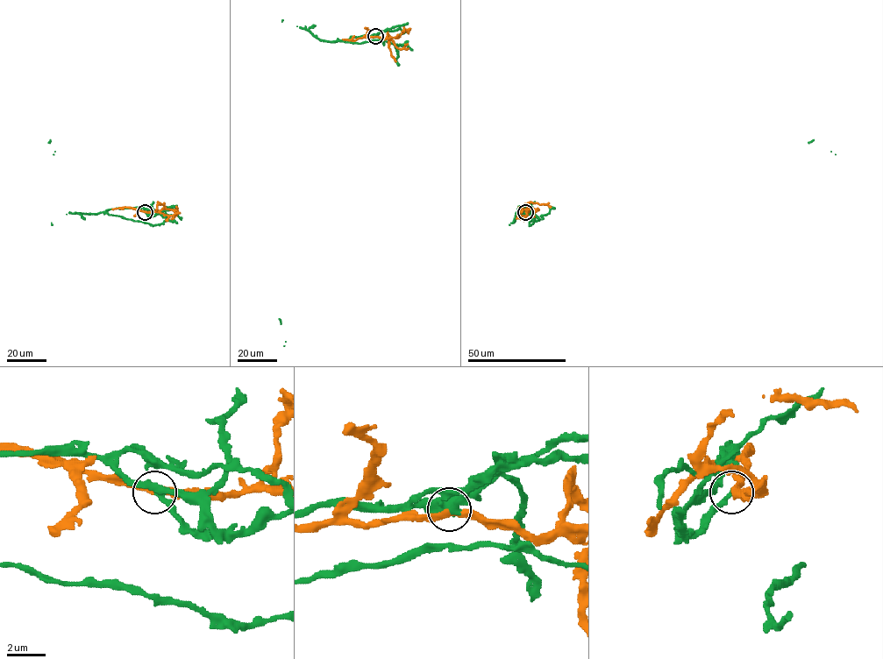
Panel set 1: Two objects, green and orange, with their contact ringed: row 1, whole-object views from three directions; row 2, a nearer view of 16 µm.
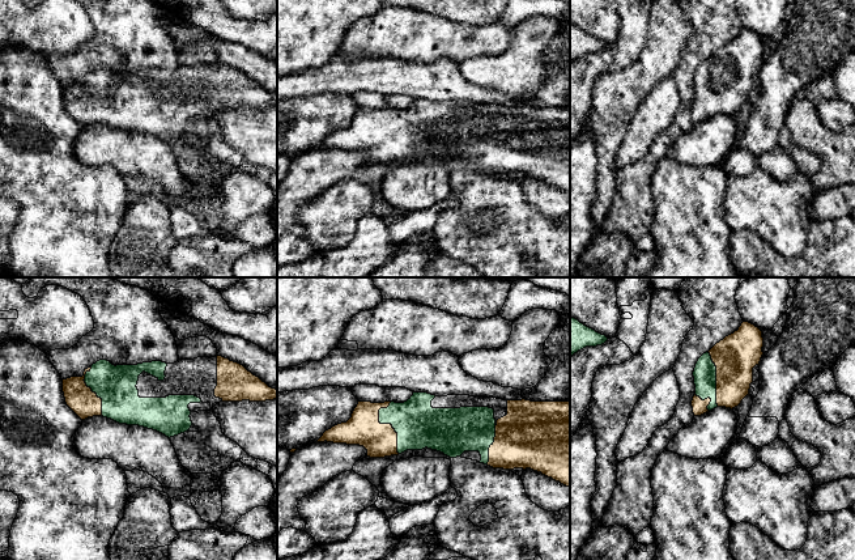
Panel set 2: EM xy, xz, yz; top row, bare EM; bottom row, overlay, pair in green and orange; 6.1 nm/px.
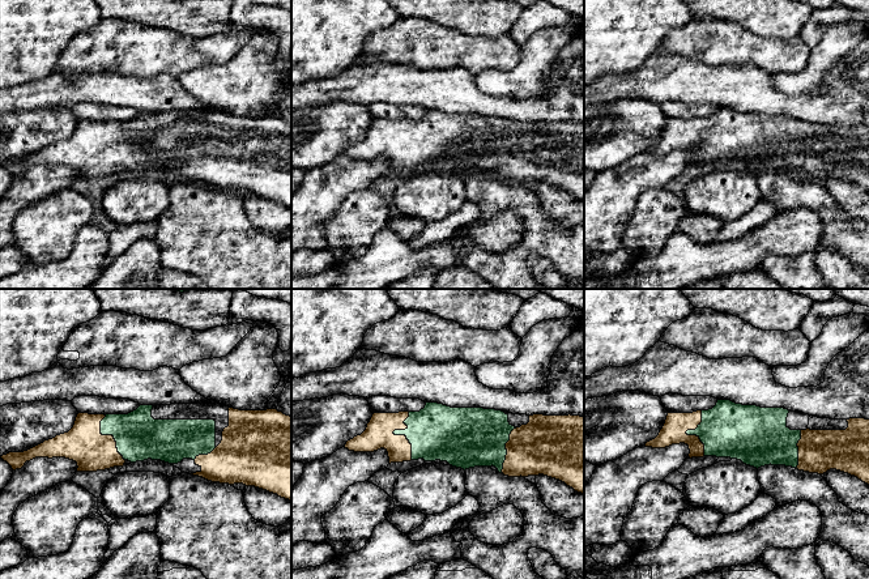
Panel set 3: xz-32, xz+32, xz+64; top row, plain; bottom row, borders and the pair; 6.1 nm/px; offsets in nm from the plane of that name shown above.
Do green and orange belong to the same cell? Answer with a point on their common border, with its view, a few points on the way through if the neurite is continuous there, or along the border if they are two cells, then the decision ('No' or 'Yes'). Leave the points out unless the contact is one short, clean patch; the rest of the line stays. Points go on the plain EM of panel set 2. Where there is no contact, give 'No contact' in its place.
Touches green at xz (387, 130). No

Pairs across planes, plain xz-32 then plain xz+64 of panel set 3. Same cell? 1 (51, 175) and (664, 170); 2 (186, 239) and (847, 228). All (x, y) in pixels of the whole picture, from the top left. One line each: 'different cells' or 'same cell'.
1: same cell
2: same cell

